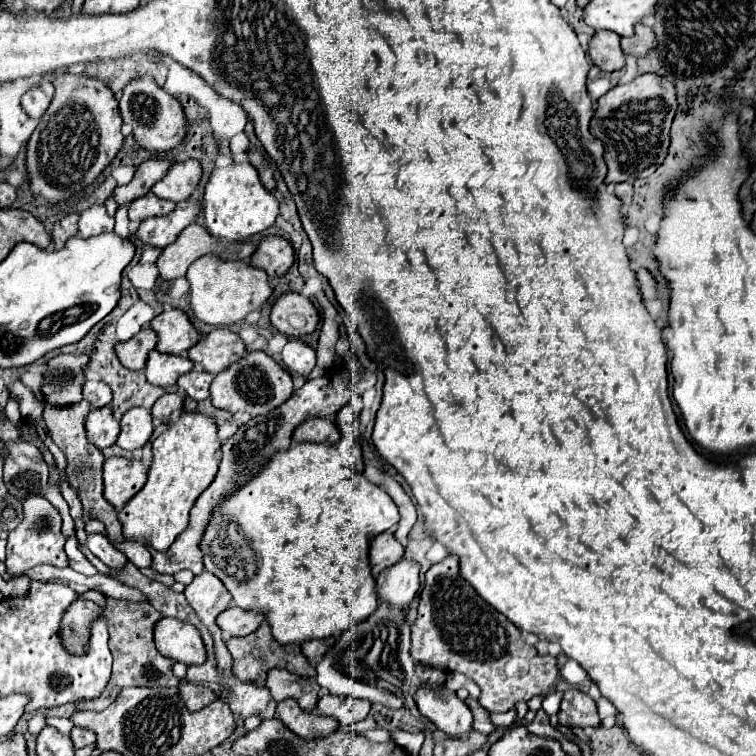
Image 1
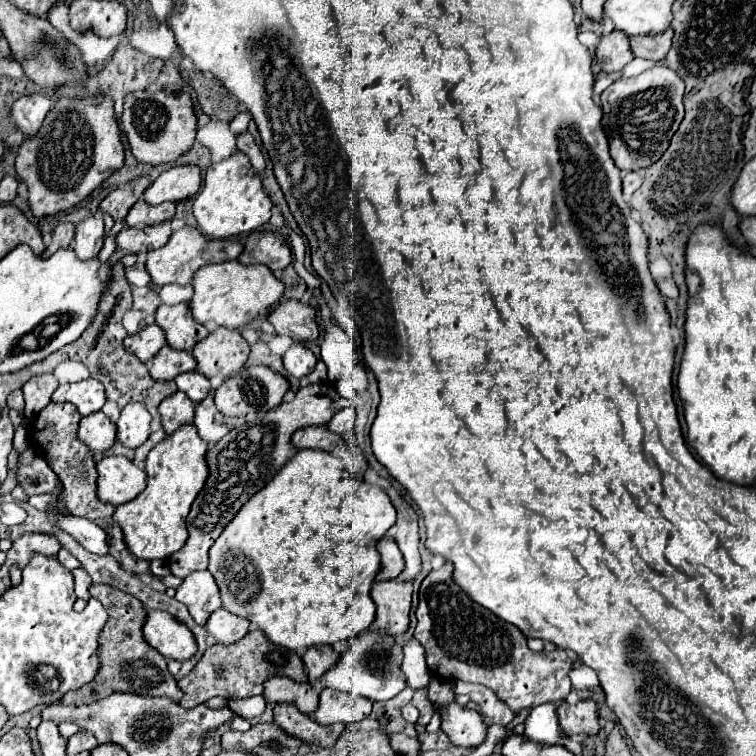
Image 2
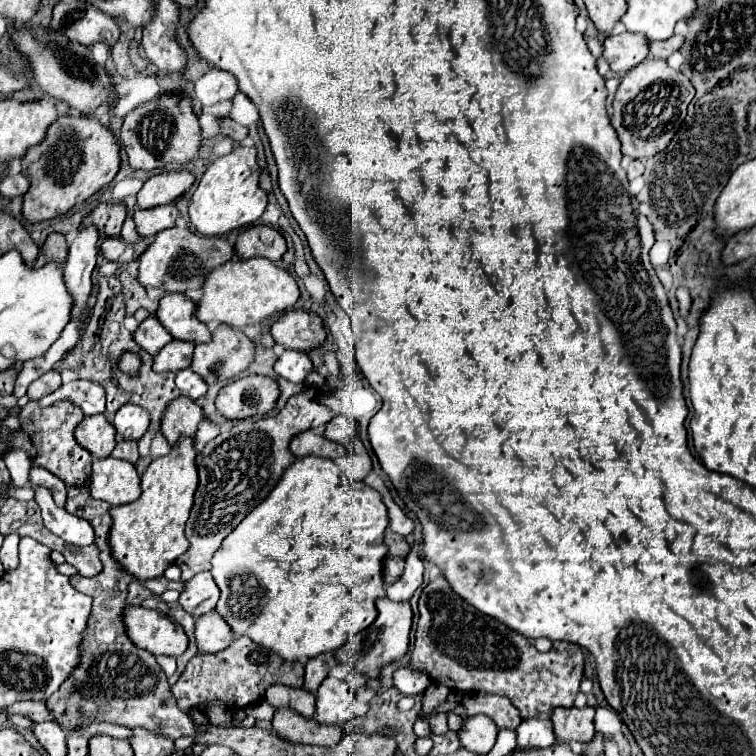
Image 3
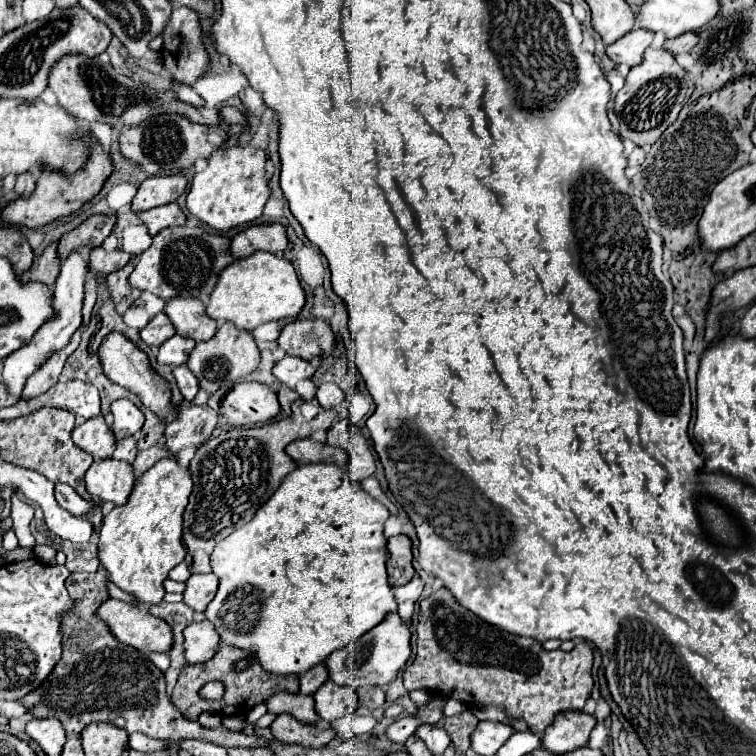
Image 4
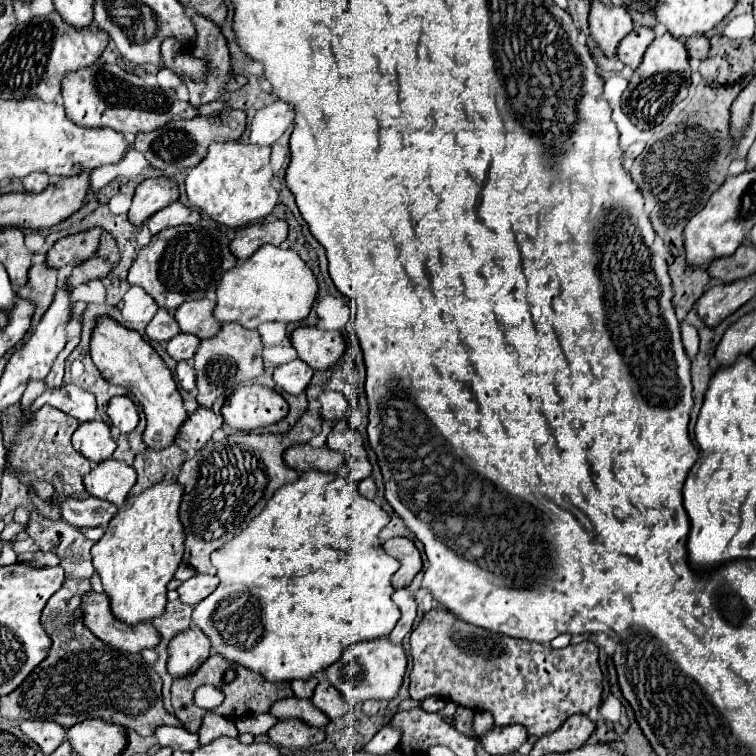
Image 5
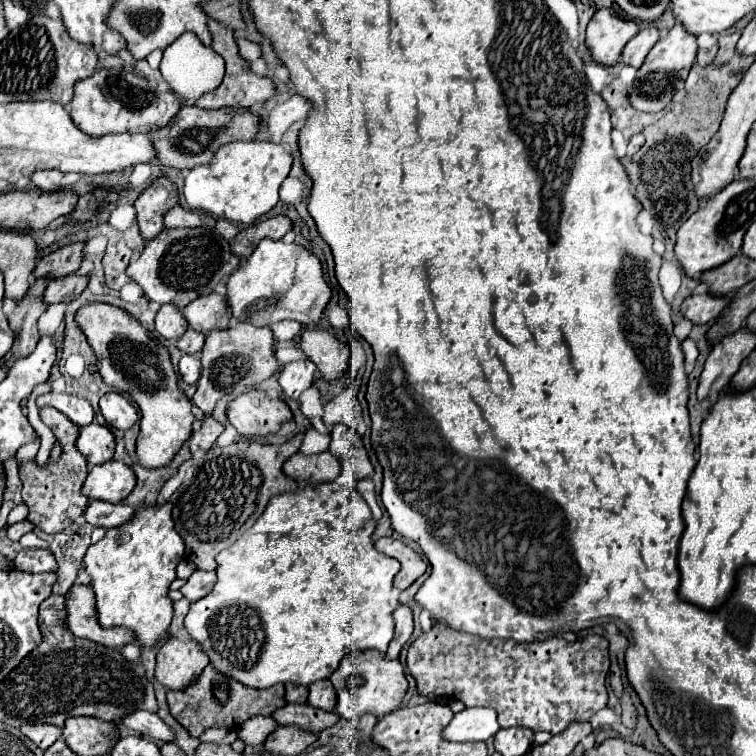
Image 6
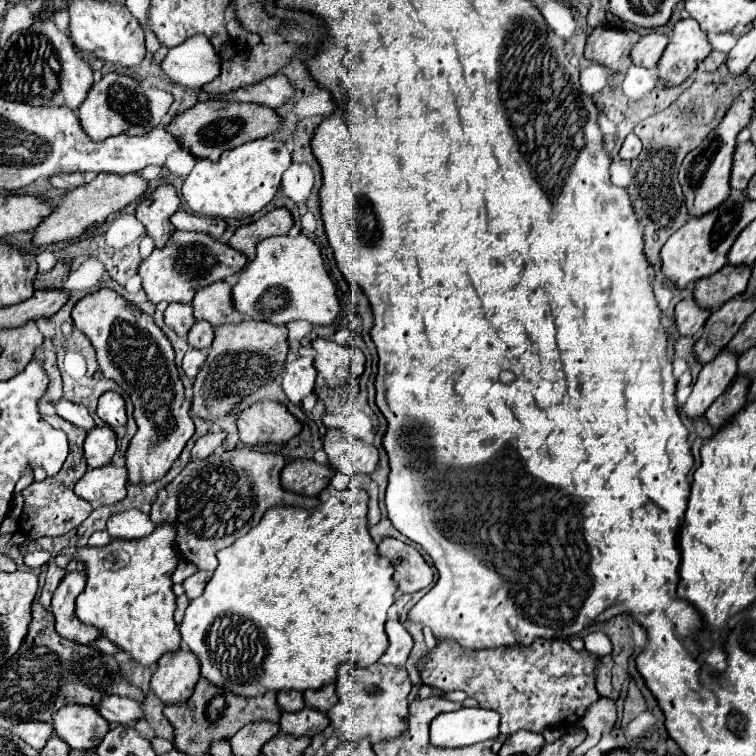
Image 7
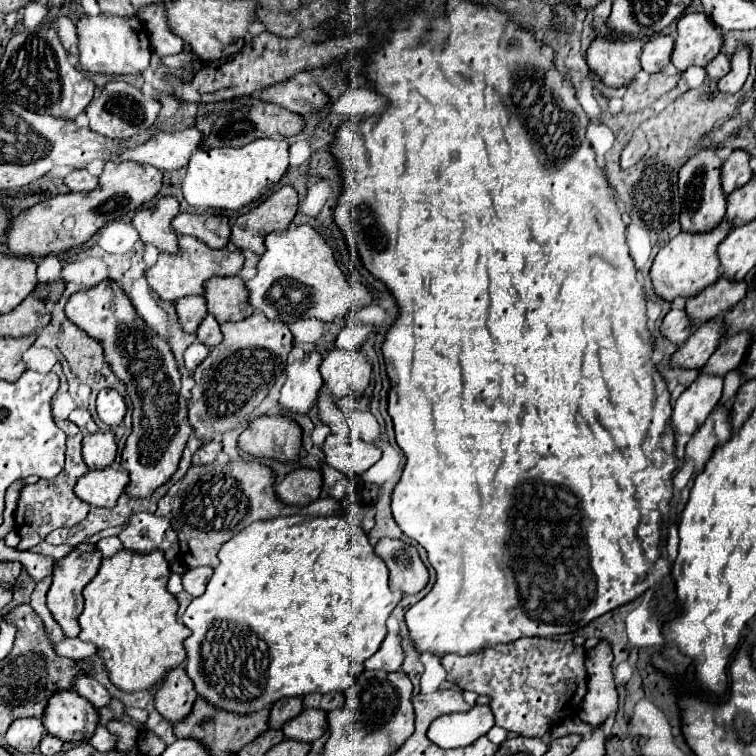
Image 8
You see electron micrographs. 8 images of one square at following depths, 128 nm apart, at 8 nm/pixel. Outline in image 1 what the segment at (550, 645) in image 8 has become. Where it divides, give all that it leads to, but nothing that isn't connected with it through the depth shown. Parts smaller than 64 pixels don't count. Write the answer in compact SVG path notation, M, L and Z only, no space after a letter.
M450 554L446 560L434 564L426 572L426 584L420 594L418 616L412 626L412 658L422 664L440 668L442 672L462 672L480 686L480 706L488 712L506 712L518 700L530 700L536 694L548 694L560 680L556 658L540 656L534 646L526 644L520 630L496 608L478 596L478 592L460 576L458 558Z

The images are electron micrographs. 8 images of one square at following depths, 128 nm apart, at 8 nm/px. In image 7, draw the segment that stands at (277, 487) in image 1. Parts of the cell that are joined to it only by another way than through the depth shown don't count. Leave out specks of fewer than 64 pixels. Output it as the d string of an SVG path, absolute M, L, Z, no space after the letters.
M332 486L324 488L318 496L320 500L318 508L270 508L270 512L266 512L266 516L262 516L262 520L242 538L238 538L232 546L222 548L218 552L218 568L214 570L212 580L208 582L204 594L196 600L190 602L190 606L186 608L184 620L180 624L180 634L182 634L182 642L198 656L200 660L200 668L202 668L202 676L206 680L210 680L216 686L222 686L234 694L246 696L246 698L254 698L254 696L262 696L268 690L308 690L308 688L322 688L324 684L336 682L338 678L338 668L342 662L346 660L358 660L358 664L374 664L378 662L378 658L386 652L388 648L388 636L384 632L384 622L386 622L386 610L394 604L394 592L396 592L396 582L392 580L394 568L390 564L390 560L386 560L384 556L378 554L376 544L368 532L368 494L360 488L350 490L334 490Z

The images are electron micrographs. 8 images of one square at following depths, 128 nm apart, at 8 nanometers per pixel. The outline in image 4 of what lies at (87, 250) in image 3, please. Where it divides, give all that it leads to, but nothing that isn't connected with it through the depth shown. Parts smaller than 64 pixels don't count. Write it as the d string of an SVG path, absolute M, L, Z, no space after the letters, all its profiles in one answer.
M74 250L70 252L70 256L62 262L62 268L60 268L60 274L56 278L56 284L54 284L54 310L56 310L56 316L54 320L46 322L34 336L34 340L16 350L14 354L10 354L6 360L4 360L4 374L2 374L2 382L6 384L8 392L12 396L20 396L22 394L22 388L28 380L28 376L32 376L48 358L50 354L54 354L56 350L64 348L70 340L70 336L76 332L76 328L82 324L82 302L84 302L84 282L86 282L86 274L90 272L88 268L88 256L86 256L86 250Z

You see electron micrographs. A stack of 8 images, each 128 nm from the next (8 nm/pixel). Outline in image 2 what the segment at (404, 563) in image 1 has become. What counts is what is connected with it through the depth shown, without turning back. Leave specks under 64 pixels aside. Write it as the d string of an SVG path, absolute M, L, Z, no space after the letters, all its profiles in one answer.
M398 578L376 582L372 586L372 598L376 604L376 620L370 628L382 628L392 636L408 630L412 582L400 582Z

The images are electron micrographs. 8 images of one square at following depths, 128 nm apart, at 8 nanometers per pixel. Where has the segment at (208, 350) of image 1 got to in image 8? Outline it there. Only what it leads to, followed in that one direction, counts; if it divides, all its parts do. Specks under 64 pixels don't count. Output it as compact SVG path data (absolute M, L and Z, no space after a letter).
M254 312L252 316L248 316L246 320L240 320L240 322L226 322L220 328L222 328L224 340L218 346L214 346L210 350L208 358L194 370L192 376L196 380L196 386L192 388L192 398L188 400L190 424L196 432L196 436L202 438L204 442L212 440L218 432L224 434L226 430L232 430L234 426L238 426L246 420L246 416L264 400L268 390L274 386L276 364L286 362L288 354L292 350L292 334L290 334L288 324L278 322L278 320L268 320L266 316L262 316L262 312Z

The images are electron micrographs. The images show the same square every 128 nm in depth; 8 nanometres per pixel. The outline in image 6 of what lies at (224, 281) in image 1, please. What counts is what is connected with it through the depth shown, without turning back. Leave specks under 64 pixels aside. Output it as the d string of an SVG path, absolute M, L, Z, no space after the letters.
M262 240L252 256L236 272L230 274L226 284L226 300L236 320L268 326L280 320L296 320L306 328L320 322L324 308L332 296L322 276L320 260L300 244L284 244L276 240Z

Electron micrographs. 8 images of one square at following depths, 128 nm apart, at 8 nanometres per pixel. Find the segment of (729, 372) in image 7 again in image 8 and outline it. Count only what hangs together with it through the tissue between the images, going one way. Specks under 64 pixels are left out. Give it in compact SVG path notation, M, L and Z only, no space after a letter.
M700 374L674 404L672 424L676 434L694 434L722 396L724 376Z

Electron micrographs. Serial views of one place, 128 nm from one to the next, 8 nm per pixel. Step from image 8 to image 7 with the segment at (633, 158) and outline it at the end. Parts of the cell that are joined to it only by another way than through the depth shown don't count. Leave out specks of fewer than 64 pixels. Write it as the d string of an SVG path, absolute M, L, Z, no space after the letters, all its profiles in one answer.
M628 134L628 138L624 140L624 144L620 148L620 158L622 160L632 160L632 158L636 158L640 154L640 150L642 150L640 138L636 134Z

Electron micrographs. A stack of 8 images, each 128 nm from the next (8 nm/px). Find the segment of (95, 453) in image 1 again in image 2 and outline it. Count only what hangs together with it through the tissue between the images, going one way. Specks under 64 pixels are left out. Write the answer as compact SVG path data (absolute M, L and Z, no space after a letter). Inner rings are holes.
M50 402L42 412L38 412L34 416L34 420L30 422L28 430L30 430L30 438L32 438L32 446L38 446L38 450L42 454L46 454L46 458L52 460L52 470L58 474L58 478L64 484L64 494L62 500L68 506L68 510L74 516L86 518L94 524L98 524L100 528L104 528L104 532L108 534L108 544L110 544L110 554L128 570L134 574L142 574L148 572L148 562L146 560L134 560L134 556L130 556L130 550L126 548L126 542L122 540L122 528L118 528L118 524L112 520L114 514L114 506L112 504L104 504L98 500L96 496L96 464L92 458L90 448L78 440L78 422L80 422L80 412L76 410L74 404L64 402L64 404L56 404ZM124 556L126 556L126 564L124 564Z

